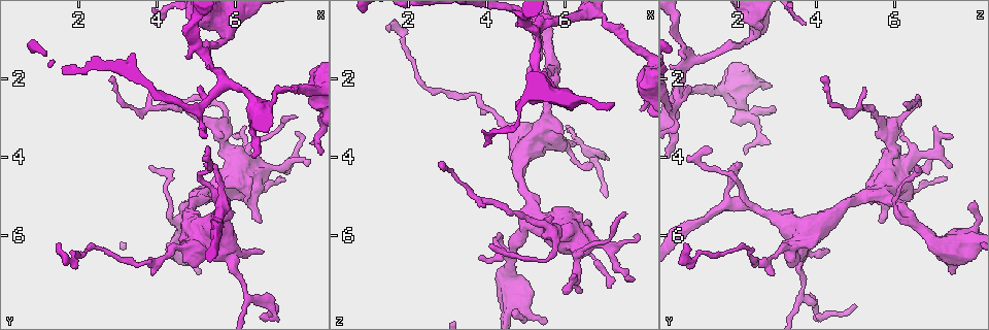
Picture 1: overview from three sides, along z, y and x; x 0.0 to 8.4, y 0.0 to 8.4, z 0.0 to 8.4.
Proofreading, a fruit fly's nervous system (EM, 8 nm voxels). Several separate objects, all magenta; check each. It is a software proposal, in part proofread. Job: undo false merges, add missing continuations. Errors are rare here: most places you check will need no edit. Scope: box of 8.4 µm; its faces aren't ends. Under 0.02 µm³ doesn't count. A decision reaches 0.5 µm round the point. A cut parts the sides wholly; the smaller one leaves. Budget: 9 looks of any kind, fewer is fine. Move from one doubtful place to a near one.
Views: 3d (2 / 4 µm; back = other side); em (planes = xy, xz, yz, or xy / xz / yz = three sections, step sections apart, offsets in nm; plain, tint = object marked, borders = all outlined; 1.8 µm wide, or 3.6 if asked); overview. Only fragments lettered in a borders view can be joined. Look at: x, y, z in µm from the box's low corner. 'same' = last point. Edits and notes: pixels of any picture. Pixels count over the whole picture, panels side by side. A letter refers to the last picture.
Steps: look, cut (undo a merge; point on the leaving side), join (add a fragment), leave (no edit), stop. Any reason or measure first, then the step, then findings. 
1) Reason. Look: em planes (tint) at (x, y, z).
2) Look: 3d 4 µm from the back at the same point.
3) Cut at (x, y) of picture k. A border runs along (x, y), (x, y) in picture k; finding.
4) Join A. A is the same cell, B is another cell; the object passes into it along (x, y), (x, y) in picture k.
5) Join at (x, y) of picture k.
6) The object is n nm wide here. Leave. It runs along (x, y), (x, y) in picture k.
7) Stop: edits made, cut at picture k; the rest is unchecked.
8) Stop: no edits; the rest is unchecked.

Thick turns thin. Look: em 3.6 µm planes (tint) at (4.60, 6.10, 7.70).

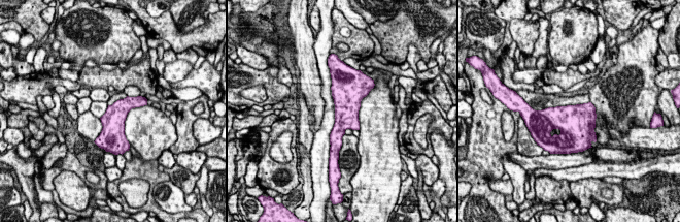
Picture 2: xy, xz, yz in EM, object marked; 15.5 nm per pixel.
See the neighbours. Look: em 3.6 µm planes (borders) at the same point.

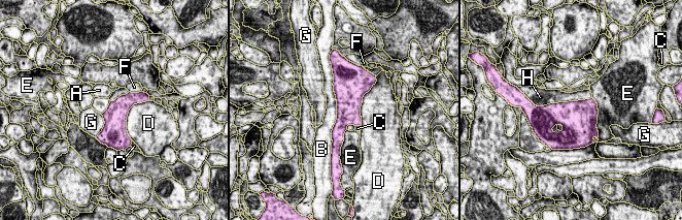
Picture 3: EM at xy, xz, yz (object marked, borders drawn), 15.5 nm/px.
The object is 360 nm wide here; the longest contact is with B, 1050 nm. Leave. A, B, C, D, E, F, G and H are other cells; one neuron here.

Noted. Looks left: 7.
Four or more arms meet. Look: 3d 4 µm at (6.25, 4.40, 5.95).

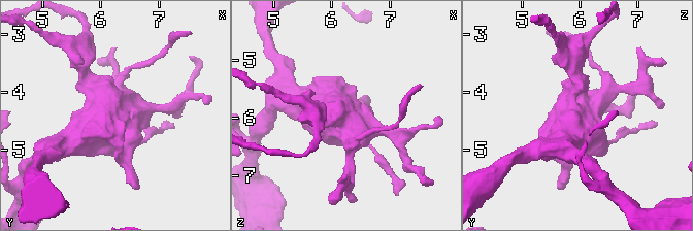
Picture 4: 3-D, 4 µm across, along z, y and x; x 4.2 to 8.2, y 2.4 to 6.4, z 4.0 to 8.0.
Look: em 3.6 µm xz step 8 (tint) at (6.30, 4.40, 6.00).

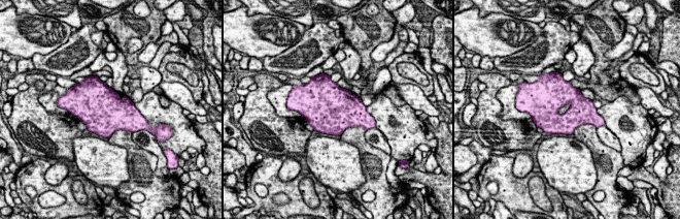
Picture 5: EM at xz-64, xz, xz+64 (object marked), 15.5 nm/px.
Look: em 3.6 µm planes (borders) at the same point.

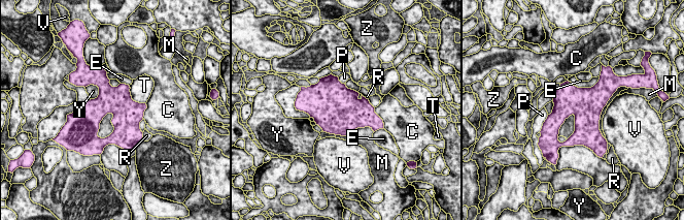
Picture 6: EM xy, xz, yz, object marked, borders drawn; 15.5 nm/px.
Leave. C, E, M, P, R, T, V, Y and Z are other cells; a border runs along (129, 86), (131, 97), (145, 103) in picture 6; all the same neuron.

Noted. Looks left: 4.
Free end. Look: 3d 2 µm at (5.90, 3.40, 7.40).

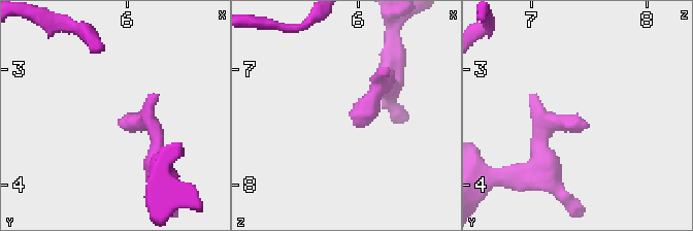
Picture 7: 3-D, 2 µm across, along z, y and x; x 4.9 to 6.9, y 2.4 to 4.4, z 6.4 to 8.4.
Look: em xy step 8 (borders) at (5.94, 3.42, 7.44).

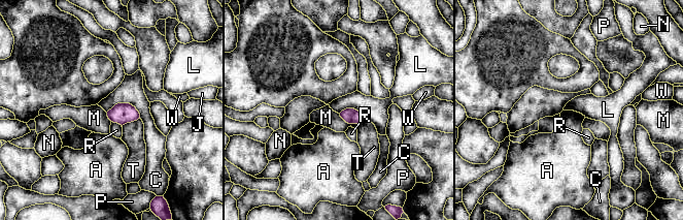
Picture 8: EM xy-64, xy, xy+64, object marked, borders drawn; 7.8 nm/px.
Another direction. Look: em planes (borders) at the same point.

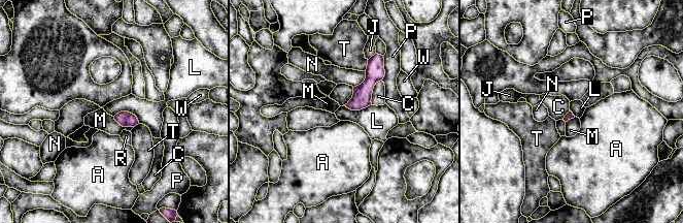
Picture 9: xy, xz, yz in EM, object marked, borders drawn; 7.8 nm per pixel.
Leave. A, C, J, L, M, N, P, R, T and W are other cells; a border runs along (113, 116), (130, 112), (139, 123) in picture 9; none of them fits.

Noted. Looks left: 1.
Calibre changes. Look: em xz step 4 (borders) at (4.50, 6.35, 3.30).

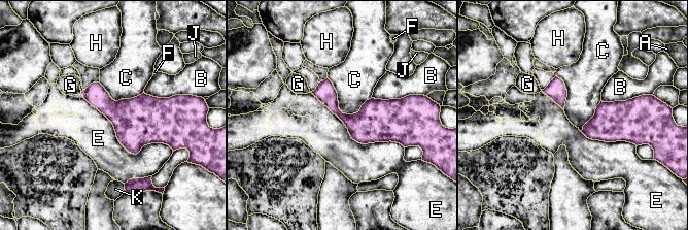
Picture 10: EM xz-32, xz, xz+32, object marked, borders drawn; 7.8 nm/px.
The longest contact is with E, 850 nm. Leave. A, B, C, E, F, G, H, J and K are other cells; a border runs along (328, 77), (343, 112), (371, 98) in picture 10; continuous, no second neuron.

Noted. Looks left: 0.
Stop: no edits; the rest is unchecked.

